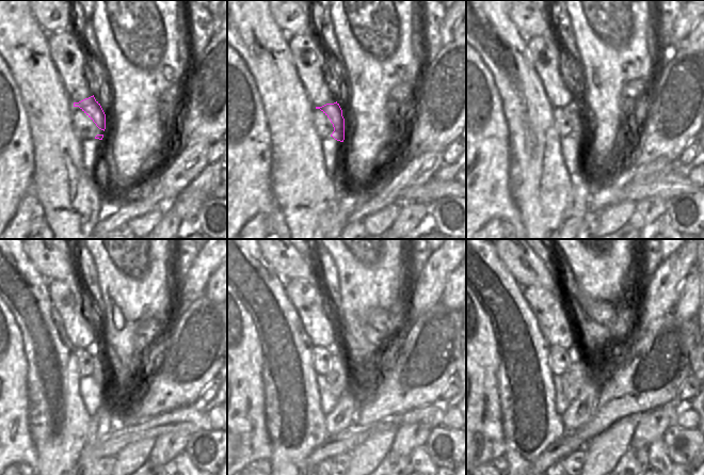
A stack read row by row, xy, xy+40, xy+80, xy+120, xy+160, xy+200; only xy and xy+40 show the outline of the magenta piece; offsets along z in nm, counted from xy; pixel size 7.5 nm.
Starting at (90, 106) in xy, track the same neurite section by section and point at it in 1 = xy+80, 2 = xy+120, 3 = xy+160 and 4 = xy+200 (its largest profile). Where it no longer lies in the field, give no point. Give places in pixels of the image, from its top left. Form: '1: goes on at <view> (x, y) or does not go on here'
1: goes on at xy+80 (572, 110)
2: goes on at xy+120 (100, 374)
3: goes on at xy+160 (339, 373)
4: goes on at xy+200 (573, 379)

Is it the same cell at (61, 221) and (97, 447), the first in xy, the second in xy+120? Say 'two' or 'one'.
two

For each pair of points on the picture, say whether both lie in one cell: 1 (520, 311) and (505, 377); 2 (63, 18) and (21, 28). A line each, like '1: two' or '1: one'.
1: one
2: two

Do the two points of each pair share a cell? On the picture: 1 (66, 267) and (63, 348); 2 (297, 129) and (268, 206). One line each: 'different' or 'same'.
1: different
2: different

